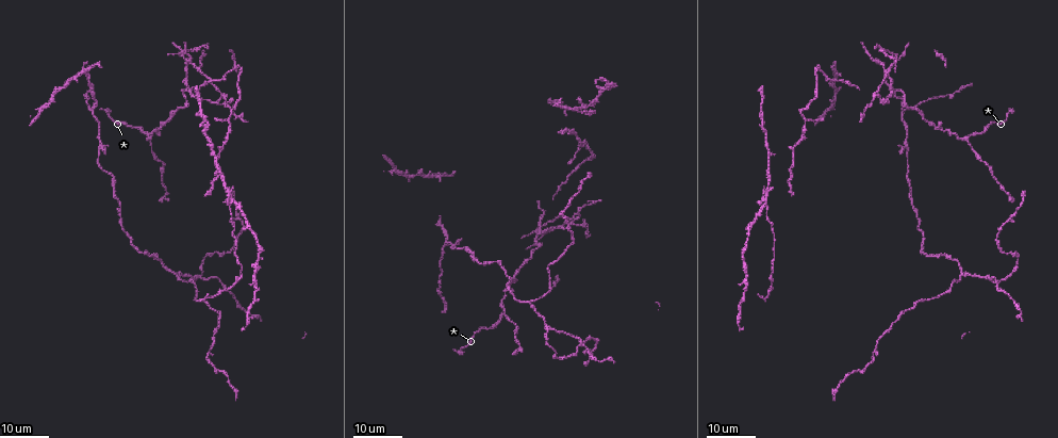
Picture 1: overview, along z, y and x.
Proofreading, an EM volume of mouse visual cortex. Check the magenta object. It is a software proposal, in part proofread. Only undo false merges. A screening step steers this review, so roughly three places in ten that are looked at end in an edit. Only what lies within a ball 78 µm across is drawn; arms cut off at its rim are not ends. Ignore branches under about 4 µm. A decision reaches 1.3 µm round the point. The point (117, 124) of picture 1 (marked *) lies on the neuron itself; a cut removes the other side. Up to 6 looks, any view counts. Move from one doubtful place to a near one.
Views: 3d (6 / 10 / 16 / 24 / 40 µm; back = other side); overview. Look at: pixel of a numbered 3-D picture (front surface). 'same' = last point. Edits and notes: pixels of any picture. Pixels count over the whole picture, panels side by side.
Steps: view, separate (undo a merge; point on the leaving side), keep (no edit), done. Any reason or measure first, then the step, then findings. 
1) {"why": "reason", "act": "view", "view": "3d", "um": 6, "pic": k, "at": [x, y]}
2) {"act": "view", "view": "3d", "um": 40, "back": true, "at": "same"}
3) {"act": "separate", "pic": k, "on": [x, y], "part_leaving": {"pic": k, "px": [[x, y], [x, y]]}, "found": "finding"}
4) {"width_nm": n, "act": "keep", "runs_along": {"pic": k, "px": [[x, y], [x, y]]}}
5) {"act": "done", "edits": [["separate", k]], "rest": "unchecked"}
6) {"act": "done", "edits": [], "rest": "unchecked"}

{"act": "view", "view": "3d", "um": 24, "pic": 1, "at": [902, 110]}

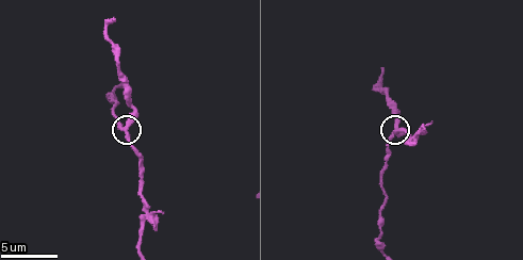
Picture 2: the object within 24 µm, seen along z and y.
{"why": "zoom in", "act": "view", "view": "3d", "um": 10, "pic": 2, "at": [127, 128]}

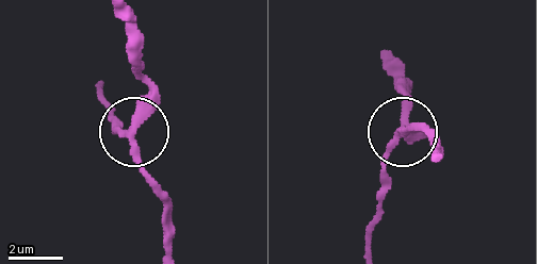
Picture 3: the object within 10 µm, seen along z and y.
{"arms": 3, "act": "keep", "found": "all the same neuron"}

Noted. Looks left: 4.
{"why": "side arm on a straight run", "act": "view", "view": "3d", "um": 16, "pic": 1, "at": [191, 90]}

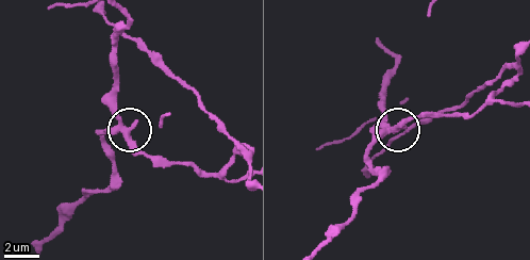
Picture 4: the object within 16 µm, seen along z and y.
{"act": "view", "view": "3d", "um": 6, "pic": 4, "at": [123, 127]}

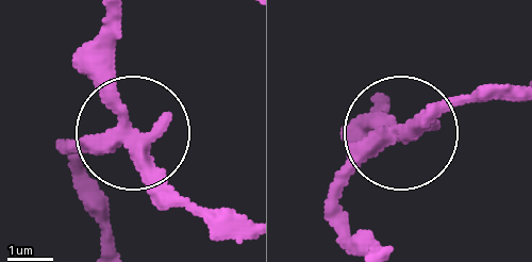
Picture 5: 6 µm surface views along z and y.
{"side_arm_um": 12, "act": "keep", "runs_along": {"pic": 5, "px": [[101, 195], [70, 149], [123, 137], [116, 27]]}, "found": "continuous, no second neuron"}

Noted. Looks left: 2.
{"why": "three-way junction", "act": "view", "view": "3d", "um": 24, "pic": 1, "at": [966, 141]}

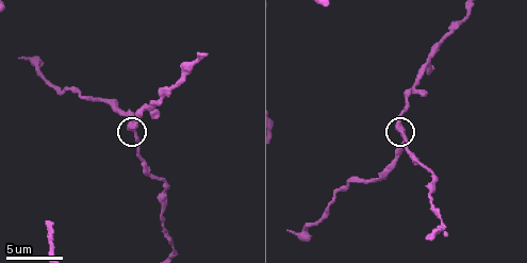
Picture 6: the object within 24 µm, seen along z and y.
{"act": "view", "view": "3d", "um": 10, "pic": 6, "at": [401, 130]}

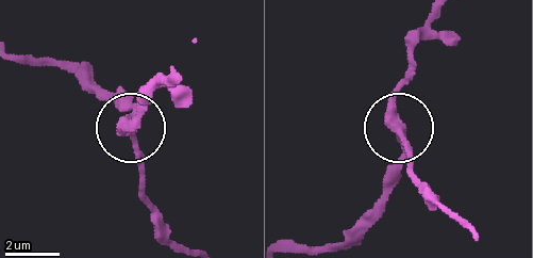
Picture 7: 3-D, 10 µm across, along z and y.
{"act": "keep", "runs_along": {"pic": 7, "px": [[18, 61], [60, 63], [133, 107], [142, 195]]}, "found": "one neuron here"}

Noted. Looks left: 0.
{"act": "done", "edits": [], "rest": "unchecked"}

